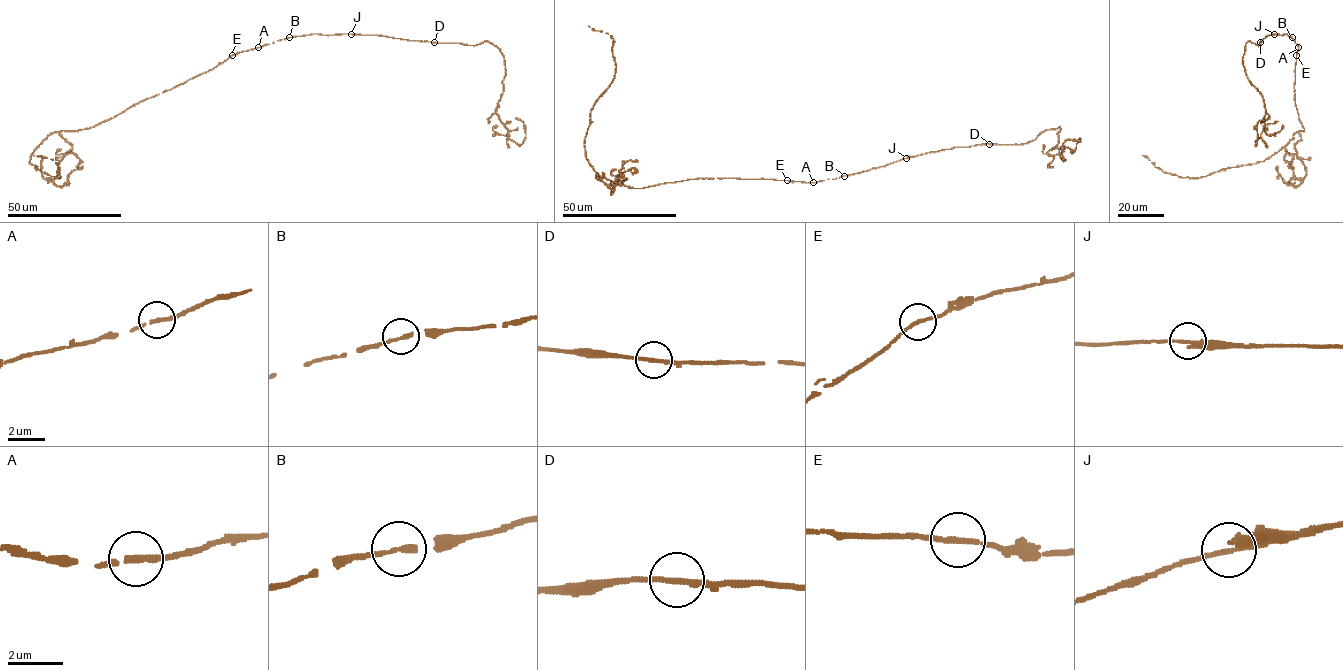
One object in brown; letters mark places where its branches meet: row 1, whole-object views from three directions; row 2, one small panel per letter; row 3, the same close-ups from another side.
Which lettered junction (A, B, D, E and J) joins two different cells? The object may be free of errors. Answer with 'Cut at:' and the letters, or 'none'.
Cut at: none

